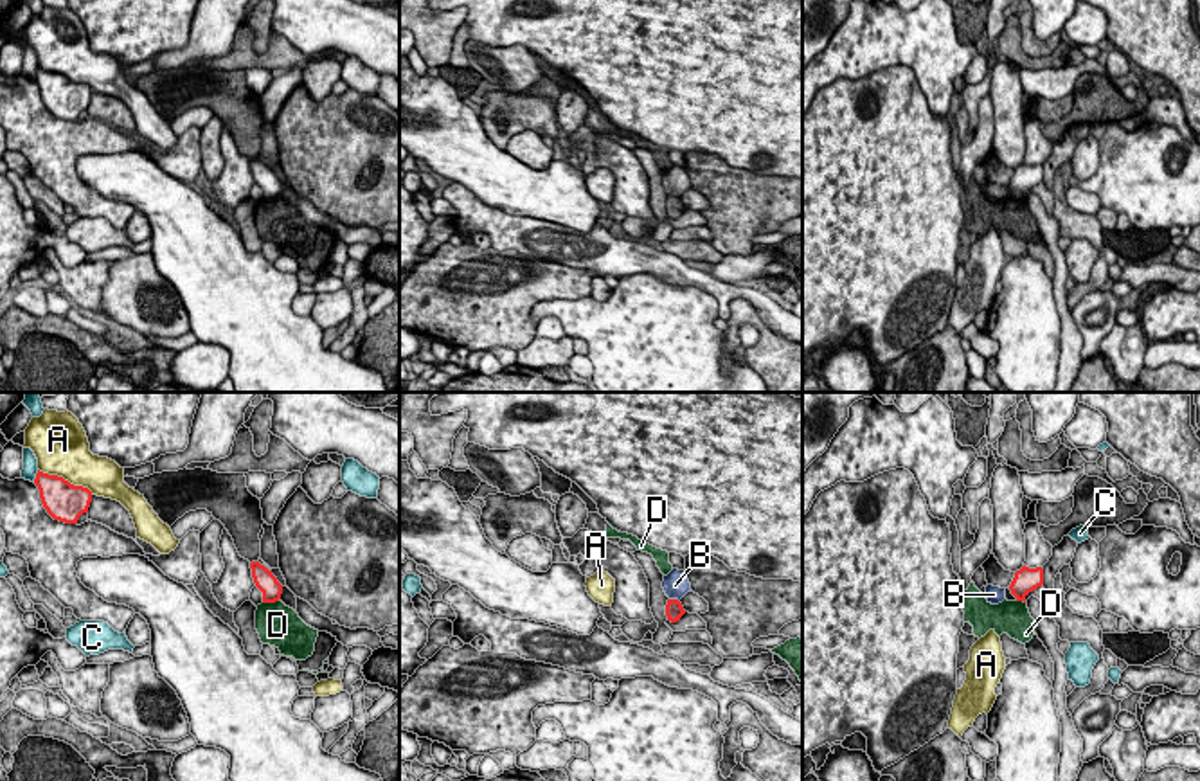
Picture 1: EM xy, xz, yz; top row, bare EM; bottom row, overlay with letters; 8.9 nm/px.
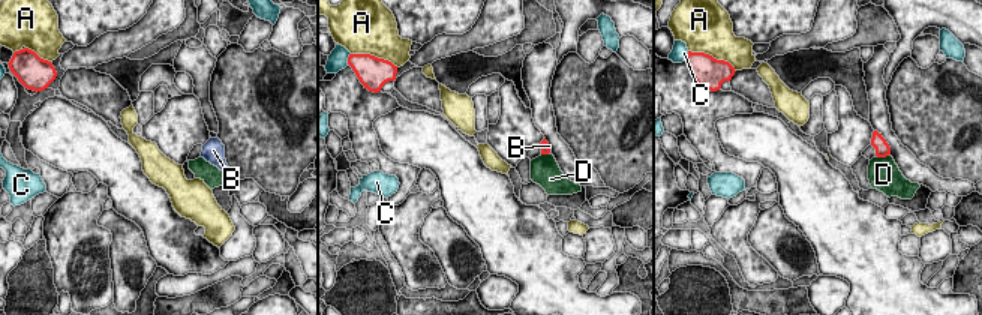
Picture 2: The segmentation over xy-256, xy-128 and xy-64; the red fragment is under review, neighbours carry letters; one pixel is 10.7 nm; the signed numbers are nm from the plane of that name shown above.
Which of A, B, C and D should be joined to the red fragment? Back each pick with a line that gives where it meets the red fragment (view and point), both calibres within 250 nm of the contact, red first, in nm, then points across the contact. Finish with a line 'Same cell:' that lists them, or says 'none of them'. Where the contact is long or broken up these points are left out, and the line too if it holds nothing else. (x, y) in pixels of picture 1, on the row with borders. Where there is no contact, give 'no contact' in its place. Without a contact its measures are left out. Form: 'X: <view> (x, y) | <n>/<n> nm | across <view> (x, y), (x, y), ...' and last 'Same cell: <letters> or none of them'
Same cell: none of them

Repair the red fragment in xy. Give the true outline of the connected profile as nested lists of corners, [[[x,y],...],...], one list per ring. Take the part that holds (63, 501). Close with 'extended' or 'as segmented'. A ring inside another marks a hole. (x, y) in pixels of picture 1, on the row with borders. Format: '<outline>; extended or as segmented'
[[[38,470],[34,484],[47,513],[59,522],[77,524],[83,513],[88,513],[92,491],[74,486],[63,477],[49,475]]]; as segmented

